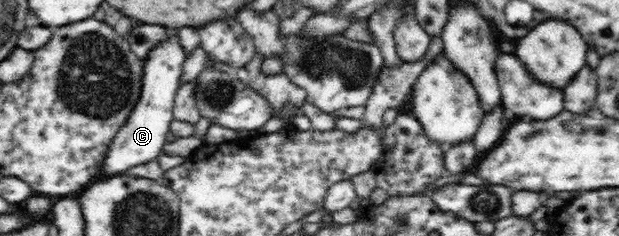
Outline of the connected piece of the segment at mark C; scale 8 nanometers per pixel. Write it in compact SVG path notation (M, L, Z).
M167 29L167 31L169 31L169 37L161 43L157 43L145 59L145 75L142 75L141 96L139 96L138 103L135 104L116 138L109 145L104 163L101 165L96 179L123 175L129 167L141 165L149 160L153 161L158 157L166 143L167 133L170 132L170 123L174 120L174 98L180 85L181 67L186 59L178 34L173 29Z

